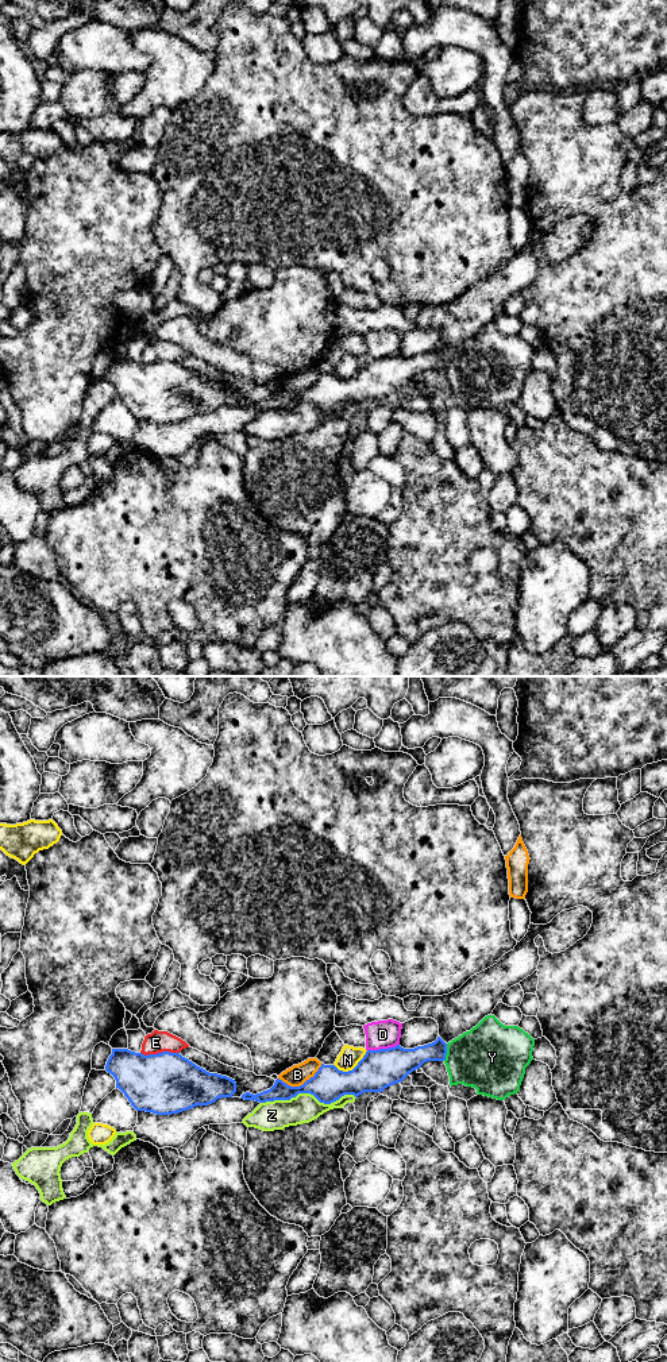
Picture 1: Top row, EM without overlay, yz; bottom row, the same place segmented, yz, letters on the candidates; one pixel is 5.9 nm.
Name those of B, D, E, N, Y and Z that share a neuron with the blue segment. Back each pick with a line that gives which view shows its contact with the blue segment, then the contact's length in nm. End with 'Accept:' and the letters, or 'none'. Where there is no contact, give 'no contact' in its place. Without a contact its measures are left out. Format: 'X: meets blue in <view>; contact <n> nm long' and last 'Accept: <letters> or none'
Accept: none

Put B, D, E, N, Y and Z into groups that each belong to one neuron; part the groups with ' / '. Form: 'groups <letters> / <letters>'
groups B / D / E / N / Y / Z

